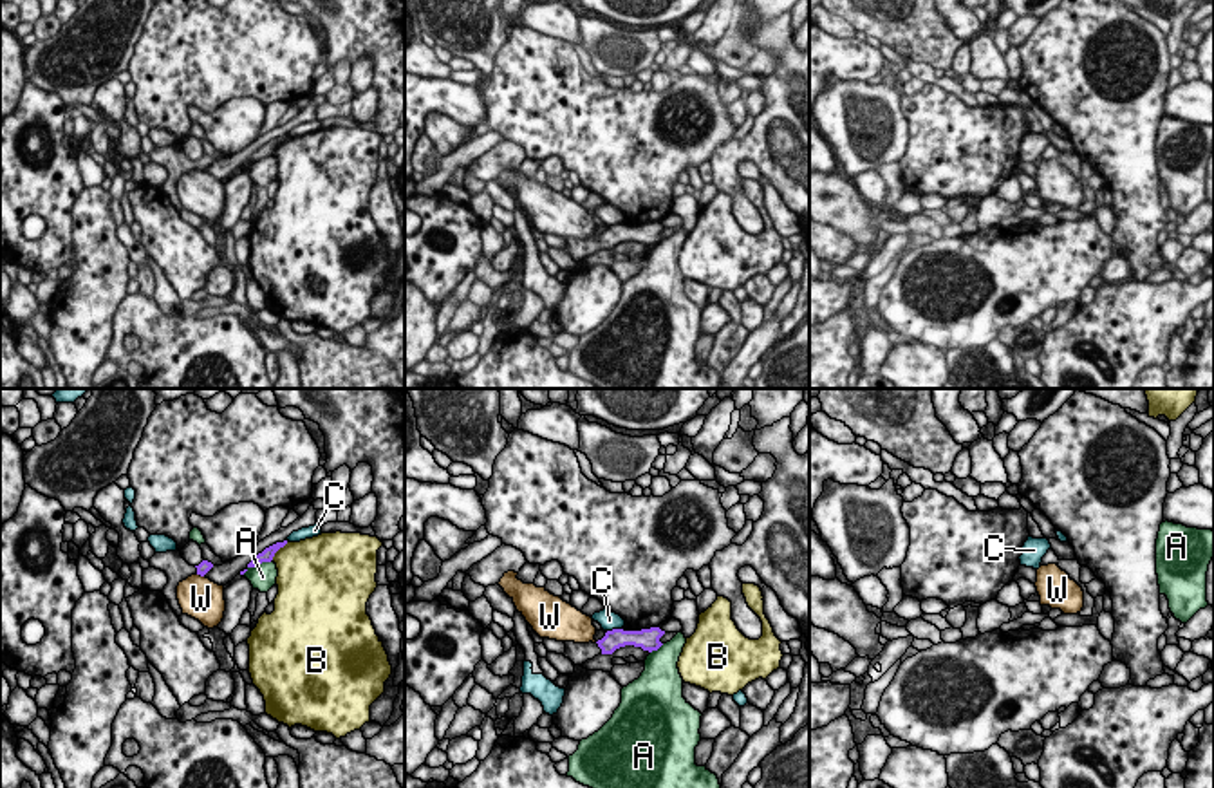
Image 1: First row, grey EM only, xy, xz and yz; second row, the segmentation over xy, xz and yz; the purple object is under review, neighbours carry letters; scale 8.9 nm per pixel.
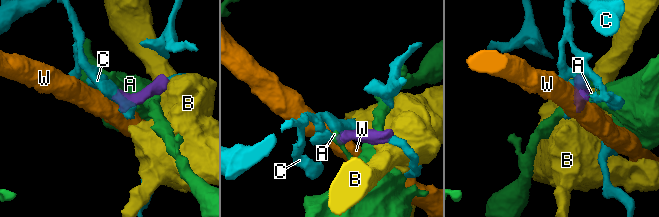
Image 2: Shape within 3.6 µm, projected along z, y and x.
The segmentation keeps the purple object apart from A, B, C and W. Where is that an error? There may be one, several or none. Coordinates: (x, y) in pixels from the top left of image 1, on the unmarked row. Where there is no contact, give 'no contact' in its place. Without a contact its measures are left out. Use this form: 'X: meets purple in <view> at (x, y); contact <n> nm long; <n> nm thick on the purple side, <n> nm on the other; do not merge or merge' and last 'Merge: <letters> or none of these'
A: meets purple in xy at (255, 159); contact 280 nm long; 120 nm thick on the purple side, 240 nm on the other; do not merge
B: meets purple in xy at (277, 145); contact 260 nm long; 120 nm thick on the purple side, 420 nm on the other; do not merge
C: meets purple in xz at (613, 225); contact 130 nm long; 170 nm thick on the purple side, 170 nm on the other; do not merge
W: meets purple in xy at (201, 170); contact 70 nm long; 120 nm thick on the purple side, 380 nm on the other; do not merge
Merge: none of these

